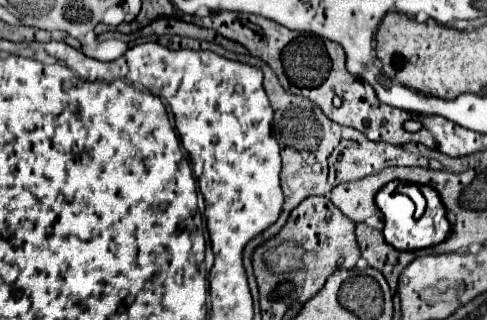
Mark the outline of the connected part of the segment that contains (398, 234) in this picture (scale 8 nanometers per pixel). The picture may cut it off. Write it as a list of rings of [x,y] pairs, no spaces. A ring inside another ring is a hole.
[[[390,182],[376,194],[376,204],[378,204],[378,208],[382,212],[382,220],[384,220],[384,238],[386,238],[386,242],[392,244],[396,250],[420,250],[420,248],[430,248],[430,246],[436,246],[436,244],[444,242],[452,232],[452,224],[446,218],[440,194],[432,186],[420,186],[420,192],[424,194],[428,206],[426,206],[424,216],[416,220],[412,200],[398,194],[396,192],[398,186],[400,186],[398,182]]]

